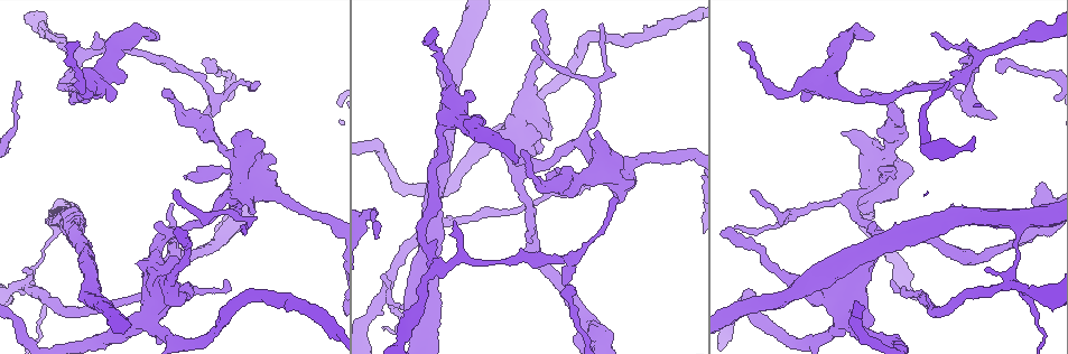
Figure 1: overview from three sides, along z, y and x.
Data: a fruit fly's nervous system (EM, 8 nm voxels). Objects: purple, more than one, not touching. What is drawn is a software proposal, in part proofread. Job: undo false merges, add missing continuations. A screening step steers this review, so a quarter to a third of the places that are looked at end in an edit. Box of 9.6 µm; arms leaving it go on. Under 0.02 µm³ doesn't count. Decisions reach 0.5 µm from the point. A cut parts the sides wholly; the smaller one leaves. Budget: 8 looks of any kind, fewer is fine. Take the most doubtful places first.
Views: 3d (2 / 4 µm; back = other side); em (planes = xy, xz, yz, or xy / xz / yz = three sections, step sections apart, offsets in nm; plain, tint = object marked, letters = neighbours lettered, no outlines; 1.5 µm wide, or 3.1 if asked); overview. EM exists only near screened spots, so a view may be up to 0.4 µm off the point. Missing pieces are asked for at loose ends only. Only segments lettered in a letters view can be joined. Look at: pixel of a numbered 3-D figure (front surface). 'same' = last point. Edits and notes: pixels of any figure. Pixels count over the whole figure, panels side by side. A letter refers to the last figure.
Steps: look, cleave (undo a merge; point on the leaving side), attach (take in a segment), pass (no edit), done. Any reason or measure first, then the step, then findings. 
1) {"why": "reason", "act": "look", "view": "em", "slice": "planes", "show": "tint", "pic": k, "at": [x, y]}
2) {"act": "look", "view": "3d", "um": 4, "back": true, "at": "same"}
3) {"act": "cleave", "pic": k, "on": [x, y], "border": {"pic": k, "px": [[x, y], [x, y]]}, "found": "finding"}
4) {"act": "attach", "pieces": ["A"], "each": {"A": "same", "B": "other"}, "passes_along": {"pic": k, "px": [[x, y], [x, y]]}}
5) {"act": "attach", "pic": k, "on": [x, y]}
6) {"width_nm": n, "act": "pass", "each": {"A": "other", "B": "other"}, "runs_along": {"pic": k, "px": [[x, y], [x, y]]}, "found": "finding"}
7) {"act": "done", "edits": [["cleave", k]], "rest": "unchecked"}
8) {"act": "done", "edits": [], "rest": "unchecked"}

{"why": "an open end", "act": "look", "view": "em", "slice": "xy", "step": 4, "show": "letters", "pic": 1, "at": [990, 120]}

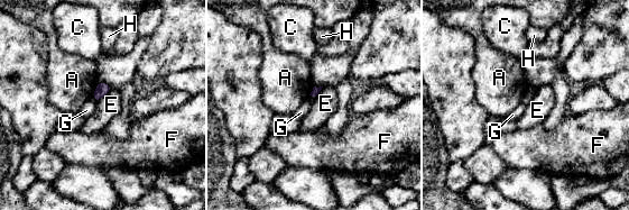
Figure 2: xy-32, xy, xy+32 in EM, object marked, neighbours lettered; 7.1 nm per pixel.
{"act": "pass", "each": {"A": "other", "C": "other", "E": "other", "F": "other", "G": "other", "H": "other"}, "found": "no lettered segment goes on from it"}

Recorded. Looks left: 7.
{"why": "thick turns thin", "act": "look", "view": "em", "slice": "planes", "show": "plain", "pic": 1, "at": [181, 109]}

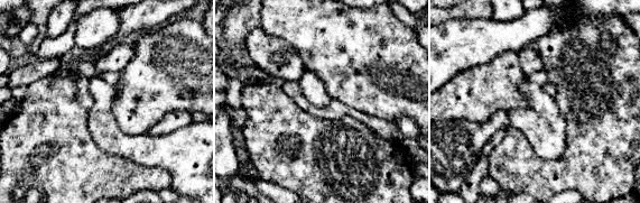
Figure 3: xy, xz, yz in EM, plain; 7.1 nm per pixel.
{"act": "look", "view": "em", "slice": "planes", "show": "tint", "at": "same"}

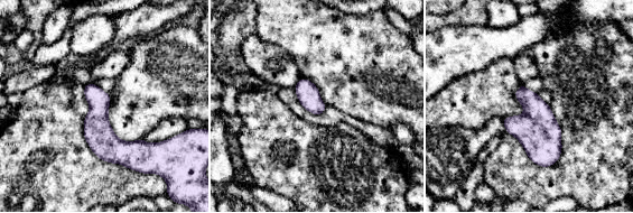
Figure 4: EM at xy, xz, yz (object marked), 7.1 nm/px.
{"why": "what lies round it", "act": "look", "view": "em", "slice": "planes", "show": "letters", "at": "same"}

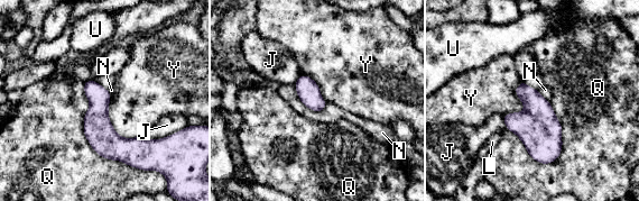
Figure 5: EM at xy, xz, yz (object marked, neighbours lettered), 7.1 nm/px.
{"act": "pass", "each": {"J": "other", "L": "other", "N": "other", "Q": "other", "U": "other", "Y": "other"}, "border": {"pic": 5, "px": [[110, 93], [112, 127], [142, 135]]}, "found": "all the same neuron"}

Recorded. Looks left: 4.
{"act": "look", "view": "em", "slice": "xy", "step": 8, "show": "letters", "pic": 1, "at": [176, 190]}

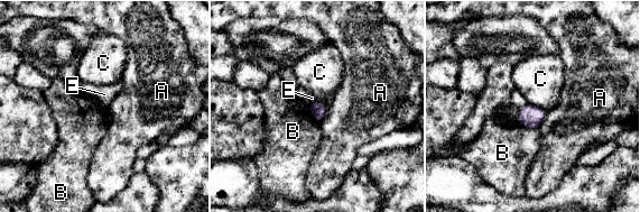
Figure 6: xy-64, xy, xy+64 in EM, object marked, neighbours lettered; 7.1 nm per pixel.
{"act": "pass", "each": {"A": "other", "B": "other", "C": "other", "E": "other"}, "found": "none of them fits"}

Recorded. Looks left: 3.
{"act": "done", "edits": [], "rest": "unchecked"}

